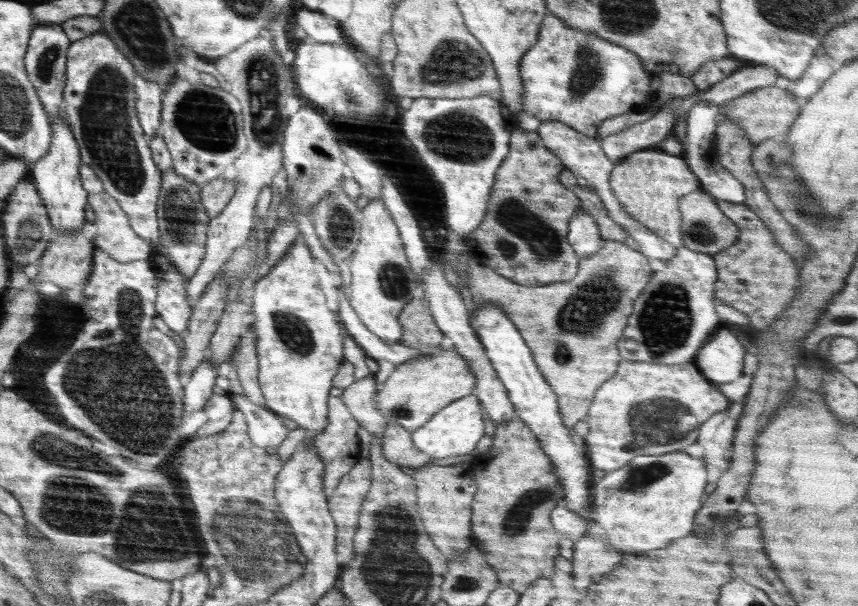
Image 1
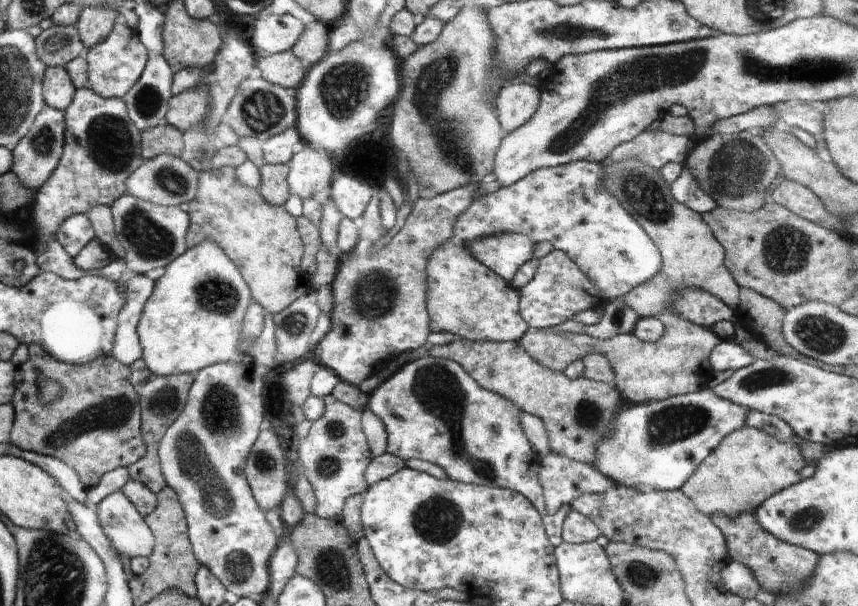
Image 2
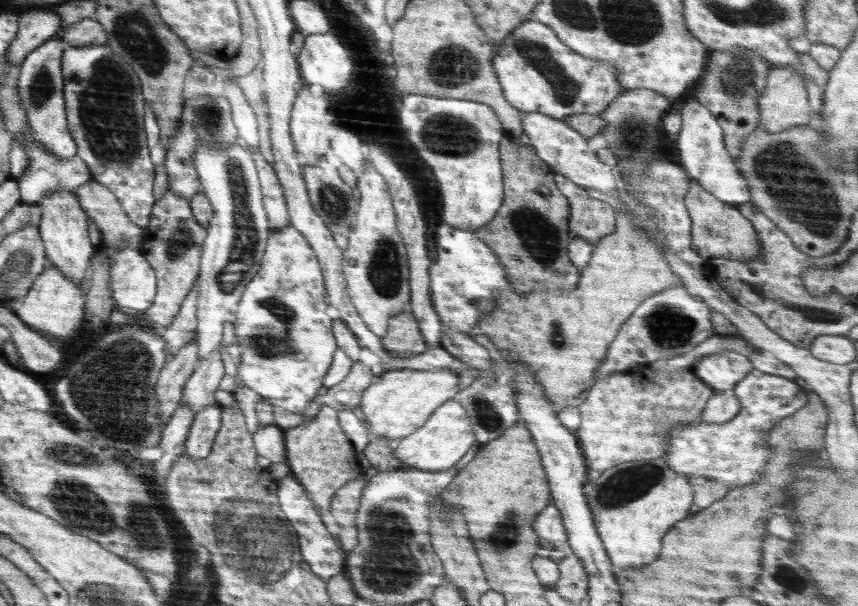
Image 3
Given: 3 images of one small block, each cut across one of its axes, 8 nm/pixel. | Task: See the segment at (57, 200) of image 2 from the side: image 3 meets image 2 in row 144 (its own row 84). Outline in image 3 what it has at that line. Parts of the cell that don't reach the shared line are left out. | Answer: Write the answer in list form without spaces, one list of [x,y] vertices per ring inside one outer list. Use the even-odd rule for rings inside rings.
[[[94,44],[68,47],[62,59],[61,72],[64,76],[69,131],[76,141],[77,157],[85,161],[96,182],[105,185],[118,197],[129,219],[146,228],[155,204],[152,193],[154,165],[148,147],[148,134],[145,132],[145,97],[136,70],[128,62],[123,62],[107,44]]]

